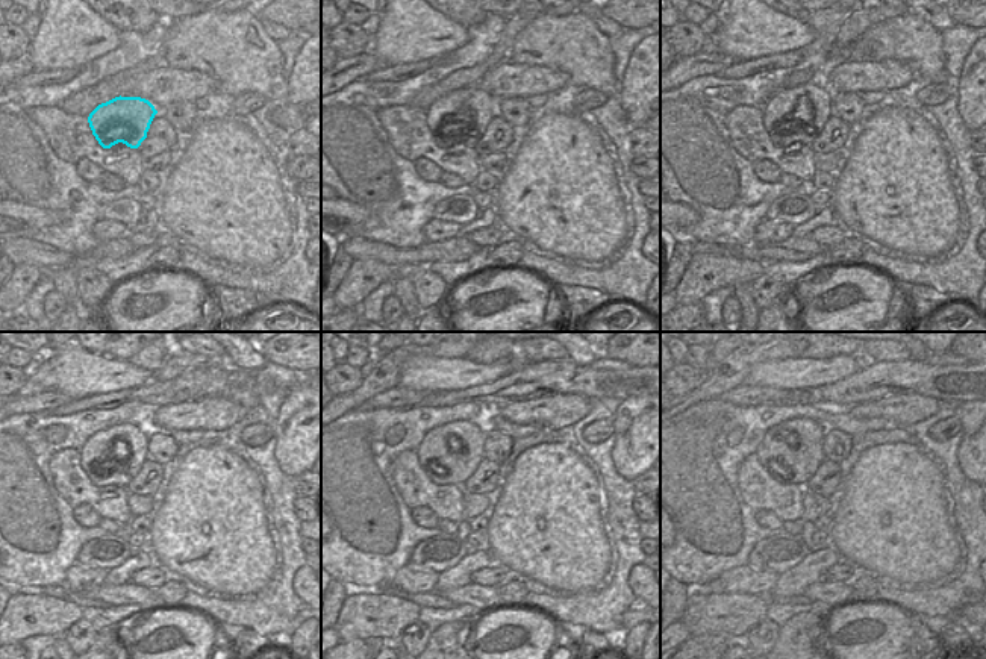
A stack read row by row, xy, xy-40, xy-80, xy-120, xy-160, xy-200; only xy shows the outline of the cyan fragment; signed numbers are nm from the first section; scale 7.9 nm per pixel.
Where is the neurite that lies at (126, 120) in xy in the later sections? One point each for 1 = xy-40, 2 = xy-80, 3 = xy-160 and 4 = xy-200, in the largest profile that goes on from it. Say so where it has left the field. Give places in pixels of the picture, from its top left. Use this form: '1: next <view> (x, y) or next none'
1: next xy-40 (461, 115)
2: next xy-80 (791, 115)
3: next xy-160 (450, 453)
4: next xy-200 (791, 452)

